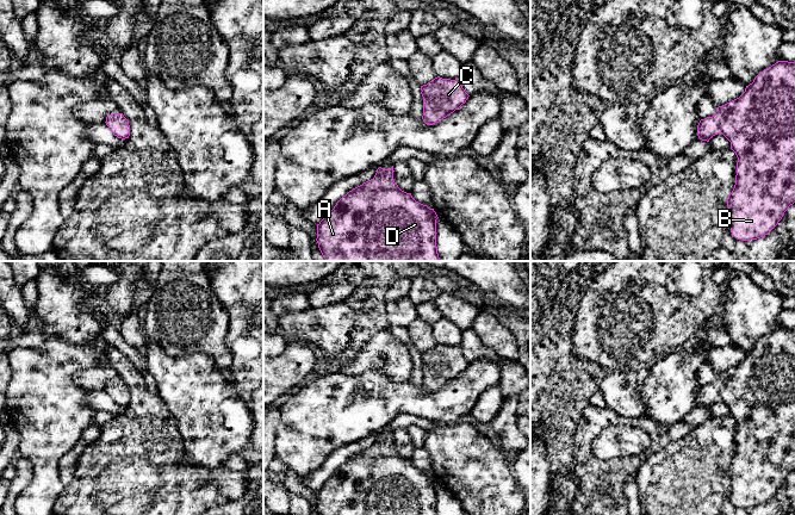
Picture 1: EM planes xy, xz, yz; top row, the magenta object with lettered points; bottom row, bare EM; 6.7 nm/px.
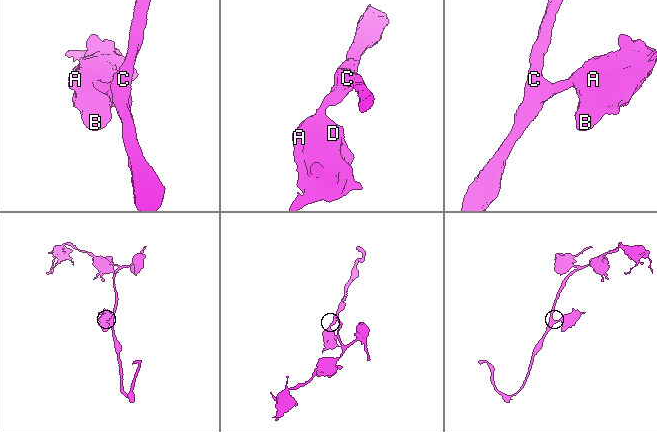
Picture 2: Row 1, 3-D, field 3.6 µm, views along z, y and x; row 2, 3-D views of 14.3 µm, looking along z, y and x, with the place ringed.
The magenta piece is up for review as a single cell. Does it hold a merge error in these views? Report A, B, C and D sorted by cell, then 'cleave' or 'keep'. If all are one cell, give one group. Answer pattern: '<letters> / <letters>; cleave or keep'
A B C D; keep

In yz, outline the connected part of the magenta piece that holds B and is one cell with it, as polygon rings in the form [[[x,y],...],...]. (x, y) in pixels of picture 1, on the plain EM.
[[[778,328],[759,340],[737,366],[719,373],[713,384],[701,386],[697,403],[702,408],[722,401],[738,424],[735,452],[727,466],[732,502],[751,508],[768,502],[795,470],[795,329]]]

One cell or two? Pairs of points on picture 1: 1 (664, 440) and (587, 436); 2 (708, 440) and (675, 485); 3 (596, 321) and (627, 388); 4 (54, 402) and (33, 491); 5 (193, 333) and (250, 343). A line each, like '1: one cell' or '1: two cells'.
1: one cell
2: one cell
3: two cells
4: one cell
5: two cells

